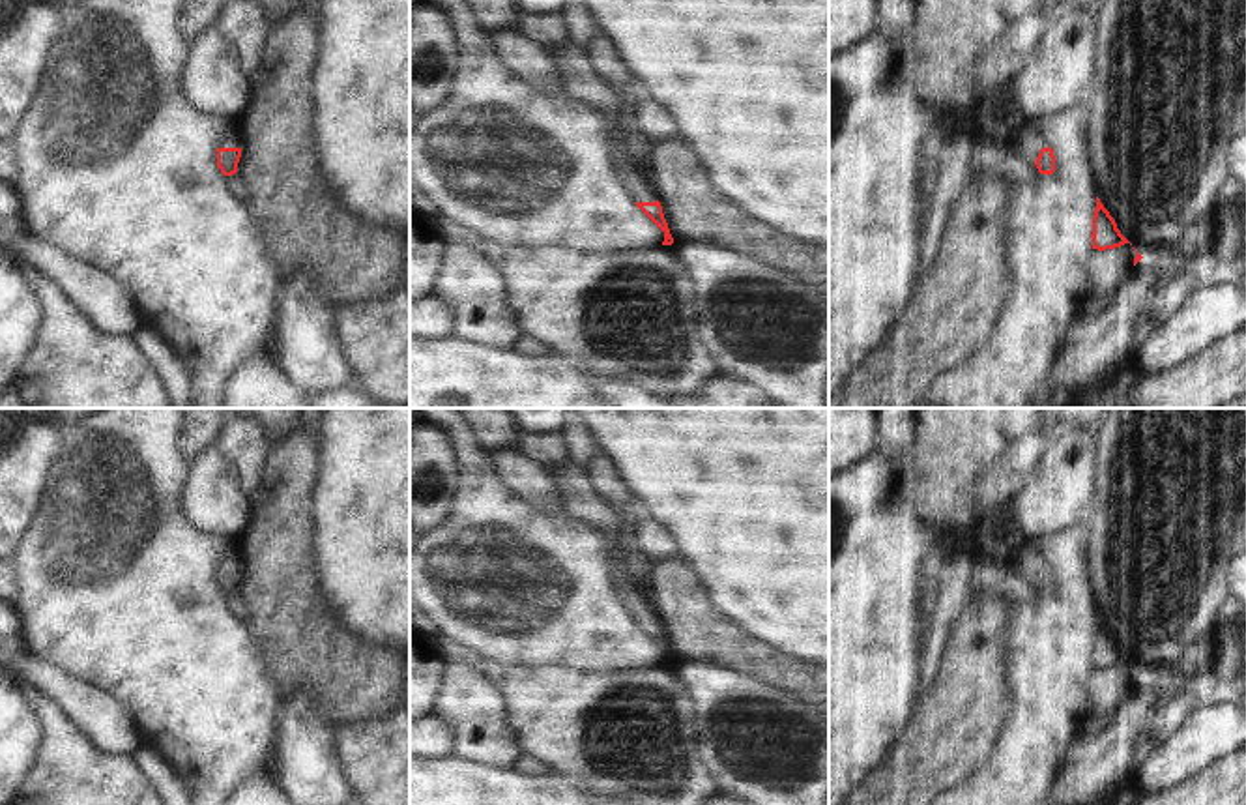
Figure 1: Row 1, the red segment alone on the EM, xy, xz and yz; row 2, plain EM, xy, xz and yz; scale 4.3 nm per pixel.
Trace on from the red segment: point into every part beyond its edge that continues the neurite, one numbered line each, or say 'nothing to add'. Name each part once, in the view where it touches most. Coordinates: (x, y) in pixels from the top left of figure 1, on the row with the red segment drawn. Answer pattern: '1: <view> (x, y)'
1: xy (229, 139)

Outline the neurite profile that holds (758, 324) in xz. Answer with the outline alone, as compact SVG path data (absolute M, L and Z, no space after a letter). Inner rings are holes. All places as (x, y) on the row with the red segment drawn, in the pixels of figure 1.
M675 240L672 249L692 285L696 339L718 374L761 389L778 408L827 408L829 296L717 243Z

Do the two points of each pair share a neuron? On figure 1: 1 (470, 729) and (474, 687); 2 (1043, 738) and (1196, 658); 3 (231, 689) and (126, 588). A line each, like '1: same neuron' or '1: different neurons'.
1: same neuron
2: different neurons
3: same neuron

